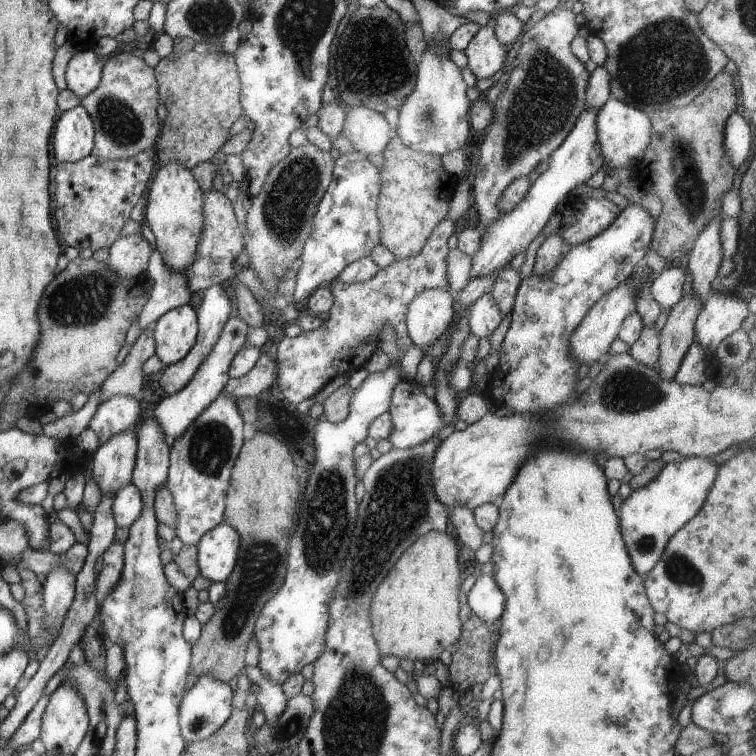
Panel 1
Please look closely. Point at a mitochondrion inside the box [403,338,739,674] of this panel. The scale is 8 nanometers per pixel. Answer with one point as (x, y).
(628, 390)

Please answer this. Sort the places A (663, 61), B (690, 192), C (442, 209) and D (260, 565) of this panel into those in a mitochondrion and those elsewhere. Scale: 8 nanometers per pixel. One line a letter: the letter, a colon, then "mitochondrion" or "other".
A: mitochondrion
B: mitochondrion
C: other
D: mitochondrion

